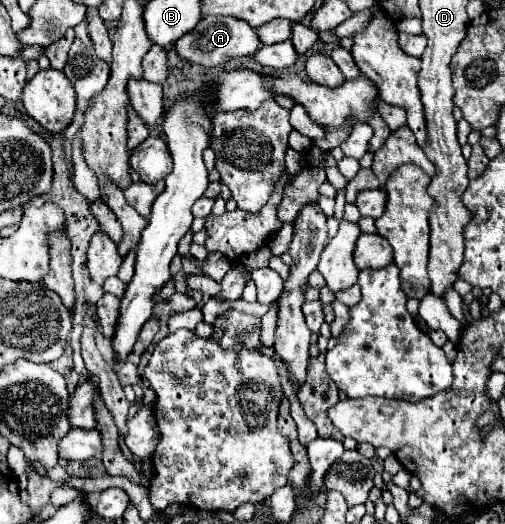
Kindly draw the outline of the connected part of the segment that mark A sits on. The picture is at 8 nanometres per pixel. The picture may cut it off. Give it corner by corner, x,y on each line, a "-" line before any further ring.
203,17
197,27
191,33
185,33
177,43
175,49
181,57
203,65
203,67
215,67
223,65
225,61
231,61
235,57
247,57
261,49
261,41
257,31
241,19
235,17

